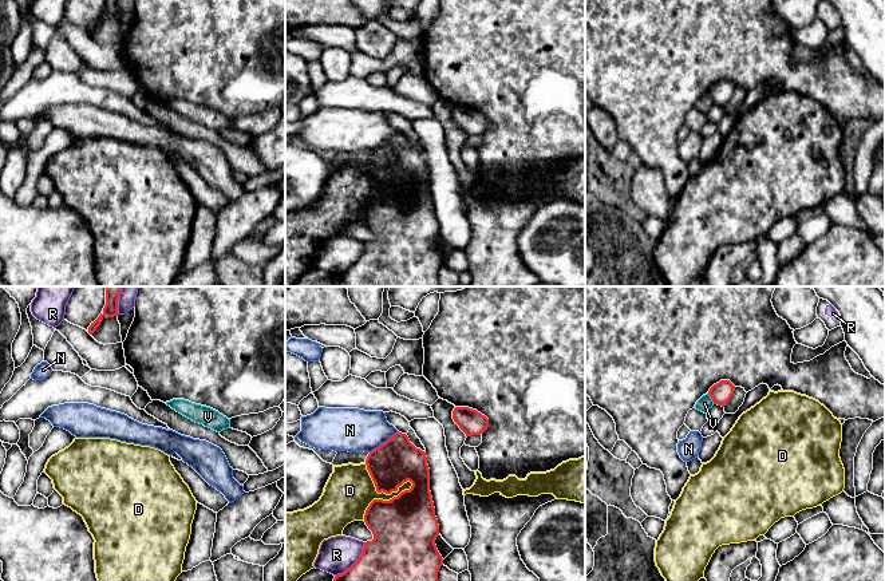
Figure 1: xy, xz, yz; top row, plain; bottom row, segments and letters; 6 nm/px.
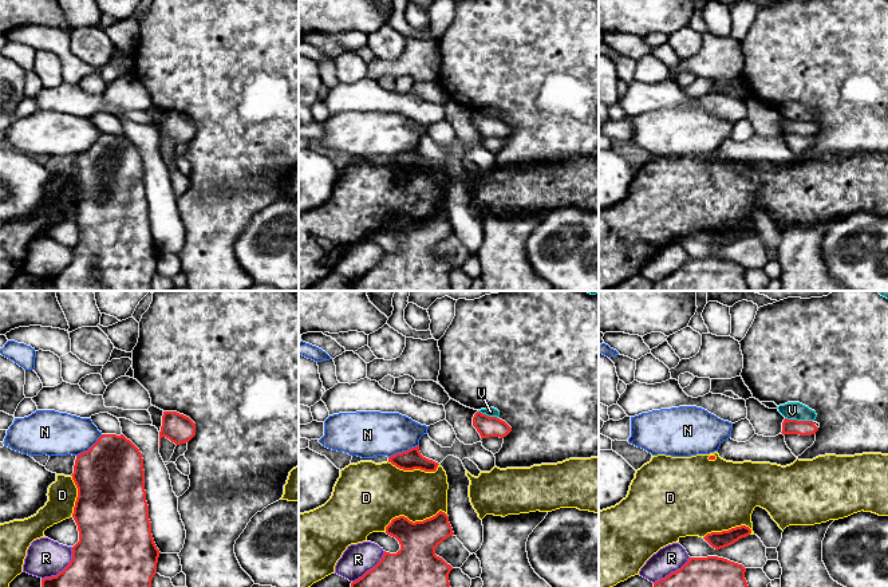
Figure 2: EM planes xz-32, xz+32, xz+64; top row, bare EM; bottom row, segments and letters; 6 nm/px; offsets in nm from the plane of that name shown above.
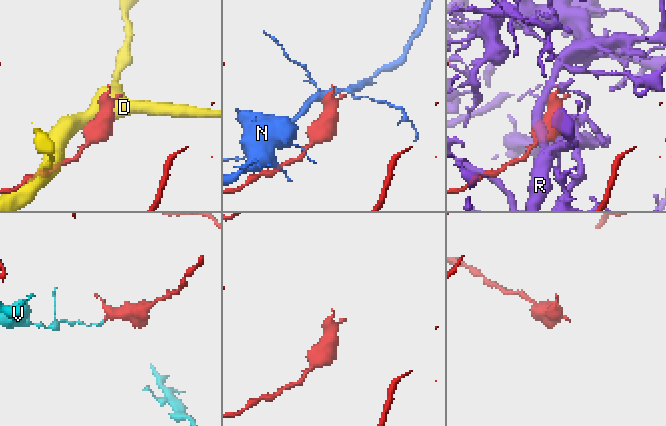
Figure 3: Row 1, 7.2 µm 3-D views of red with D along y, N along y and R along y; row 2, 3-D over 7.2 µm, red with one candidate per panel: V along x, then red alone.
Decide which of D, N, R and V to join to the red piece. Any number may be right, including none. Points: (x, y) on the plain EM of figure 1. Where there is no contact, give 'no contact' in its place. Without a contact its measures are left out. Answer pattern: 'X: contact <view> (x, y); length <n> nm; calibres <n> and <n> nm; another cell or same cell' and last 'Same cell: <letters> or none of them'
D: contact xz (382, 200); length 380 nm; calibres 380 and 280 nm; another cell
N: contact xz (383, 143); length 220 nm; calibres 260 and 260 nm; another cell
R: contact xz (355, 263); length 280 nm; calibres 500 and 220 nm; another cell
V: contact yz (711, 98); length 80 nm; calibres 130 and 90 nm; another cell
Same cell: none of them

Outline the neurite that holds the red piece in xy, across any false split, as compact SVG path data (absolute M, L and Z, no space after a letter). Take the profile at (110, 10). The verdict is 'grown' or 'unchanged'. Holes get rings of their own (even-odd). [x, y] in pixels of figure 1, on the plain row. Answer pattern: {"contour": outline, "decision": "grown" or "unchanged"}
{"contour": "M106 0L106 5L103 8L103 12L88 27L88 33L90 35L92 35L96 31L96 28L100 25L100 23L102 23L102 20L103 20L104 16L107 16L107 17L118 16L118 0Z", "decision": "unchanged"}

